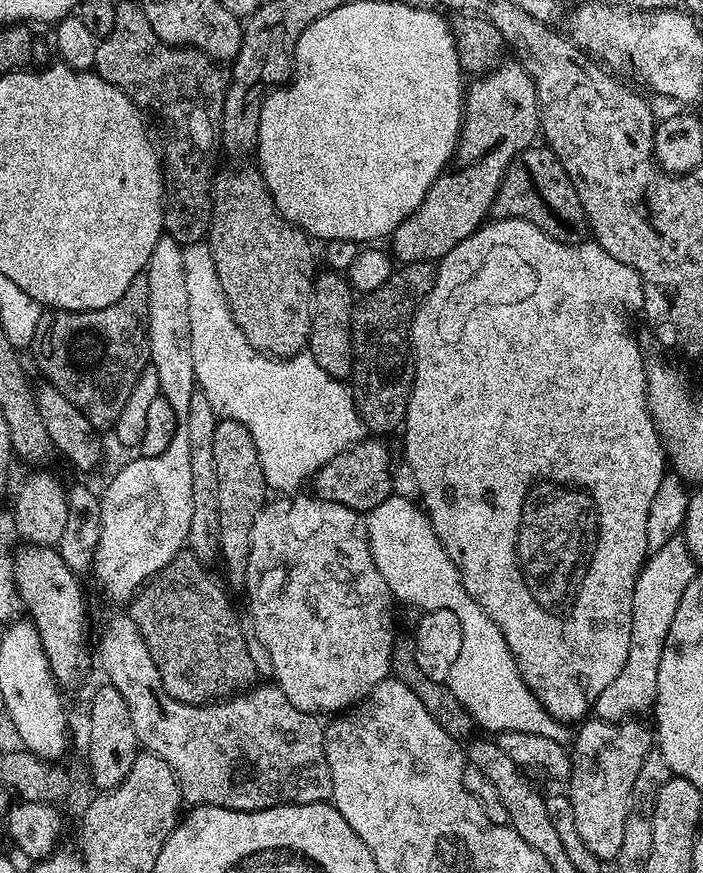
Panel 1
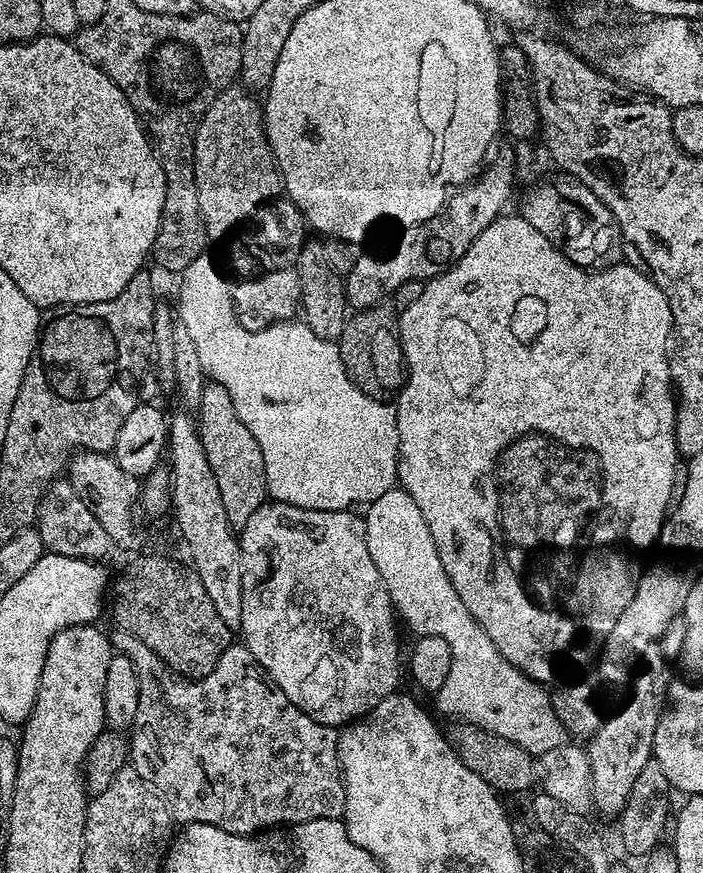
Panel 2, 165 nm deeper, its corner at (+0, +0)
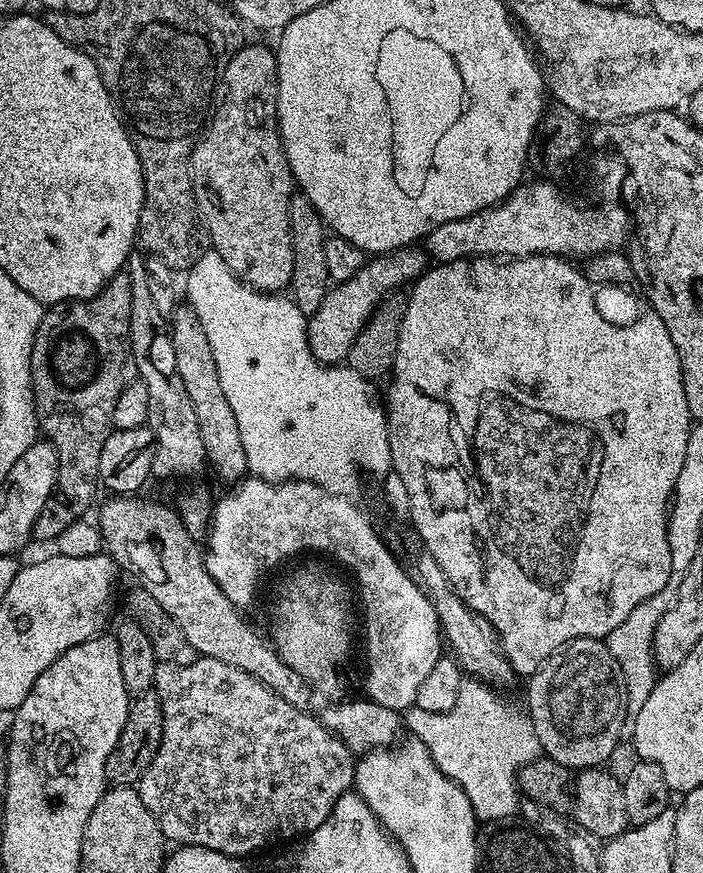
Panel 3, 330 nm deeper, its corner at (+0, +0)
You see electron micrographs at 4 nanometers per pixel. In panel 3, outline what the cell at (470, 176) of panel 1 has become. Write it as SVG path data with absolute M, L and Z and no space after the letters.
M423 247L397 248L395 252L369 259L348 281L329 287L328 293L322 298L322 306L307 317L308 349L312 351L313 358L325 366L336 366L347 361L350 346L354 346L358 334L385 296L419 280L429 264L430 257Z

